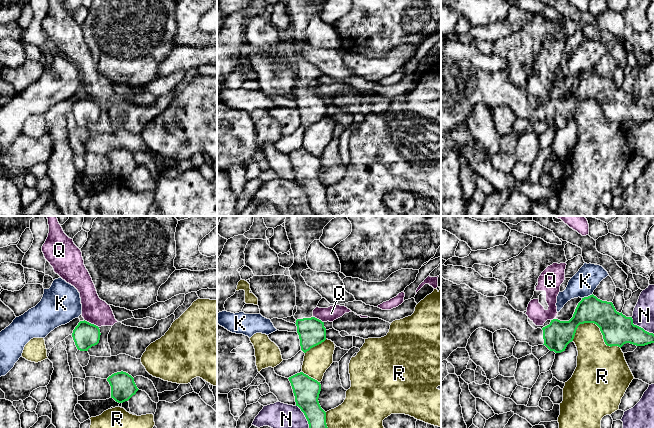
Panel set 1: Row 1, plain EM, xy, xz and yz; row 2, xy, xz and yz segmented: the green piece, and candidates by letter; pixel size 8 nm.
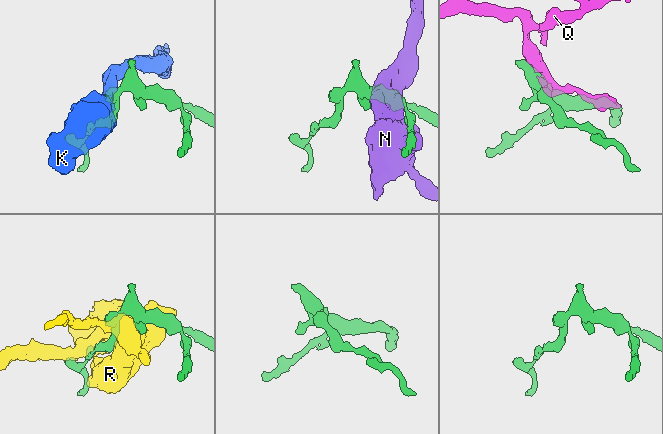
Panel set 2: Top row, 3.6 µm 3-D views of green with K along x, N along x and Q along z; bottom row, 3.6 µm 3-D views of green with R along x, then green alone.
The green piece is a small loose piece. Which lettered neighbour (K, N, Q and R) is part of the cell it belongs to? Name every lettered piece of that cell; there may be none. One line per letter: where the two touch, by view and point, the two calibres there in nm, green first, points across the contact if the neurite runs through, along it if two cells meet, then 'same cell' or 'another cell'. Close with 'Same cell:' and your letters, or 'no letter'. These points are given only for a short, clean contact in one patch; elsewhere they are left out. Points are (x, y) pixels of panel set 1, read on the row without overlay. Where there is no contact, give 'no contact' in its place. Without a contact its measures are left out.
K: yz (588, 72) | 220/200 nm | along yz (592, 69), (582, 74) | another cell
N: xz (308, 198) | 200/260 nm | another cell
Q: xy (90, 99) | 200/200 nm | along xy (84, 95), (98, 103) | another cell
R: yz (597, 101) | 260/280 nm | another cell
Same cell: no letter

